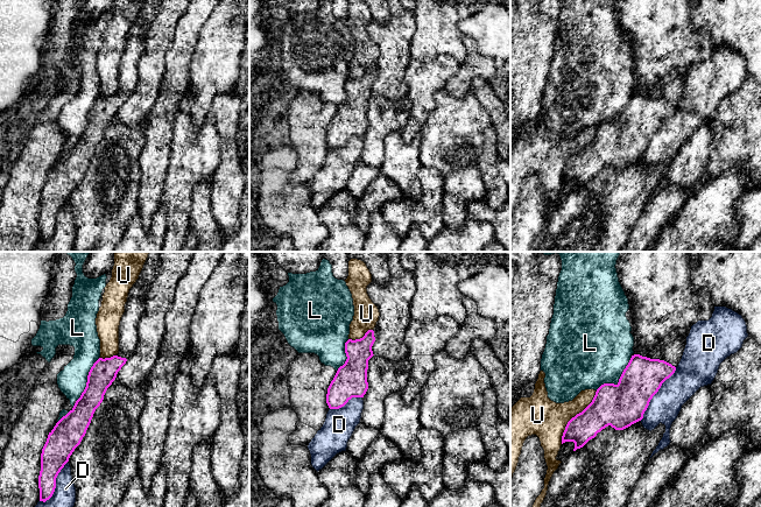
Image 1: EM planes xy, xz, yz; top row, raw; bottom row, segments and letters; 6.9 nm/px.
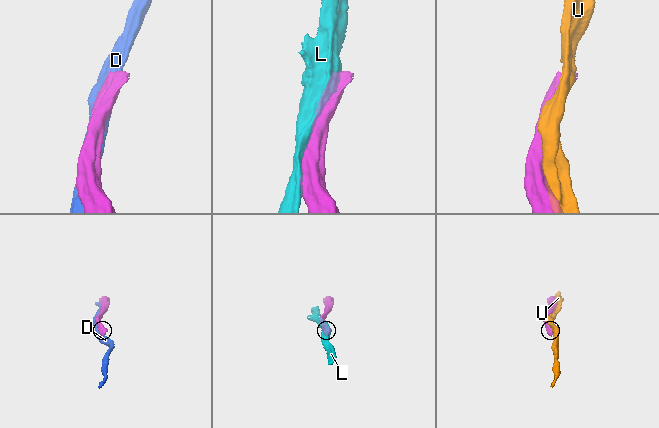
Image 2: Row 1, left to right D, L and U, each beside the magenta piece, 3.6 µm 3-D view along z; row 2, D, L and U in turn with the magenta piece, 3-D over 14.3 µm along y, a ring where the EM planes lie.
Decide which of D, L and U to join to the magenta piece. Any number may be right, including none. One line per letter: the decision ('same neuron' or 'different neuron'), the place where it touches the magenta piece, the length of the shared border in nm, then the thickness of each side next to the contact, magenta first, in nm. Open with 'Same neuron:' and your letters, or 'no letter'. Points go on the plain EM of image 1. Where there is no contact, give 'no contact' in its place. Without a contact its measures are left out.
Same neuron: no letter
D: different neuron | yz (655, 132) | 440 nm | 300/220 nm
L: different neuron | yz (619, 119) | 340 nm | 300/440 nm
U: different neuron | yz (575, 155) | 440 nm | 260/280 nm

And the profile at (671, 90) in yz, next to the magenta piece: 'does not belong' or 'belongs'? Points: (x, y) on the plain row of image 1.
belongs

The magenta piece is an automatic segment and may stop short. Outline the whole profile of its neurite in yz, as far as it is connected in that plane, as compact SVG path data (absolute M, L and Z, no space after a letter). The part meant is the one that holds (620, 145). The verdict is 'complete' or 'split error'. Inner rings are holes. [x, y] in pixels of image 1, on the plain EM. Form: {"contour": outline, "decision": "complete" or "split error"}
{"contour": "M675 76L648 90L635 79L635 93L619 121L604 122L597 128L592 141L568 161L562 183L573 181L576 190L608 164L623 169L641 160L653 135L675 112L685 84L686 78Z", "decision": "split error"}

